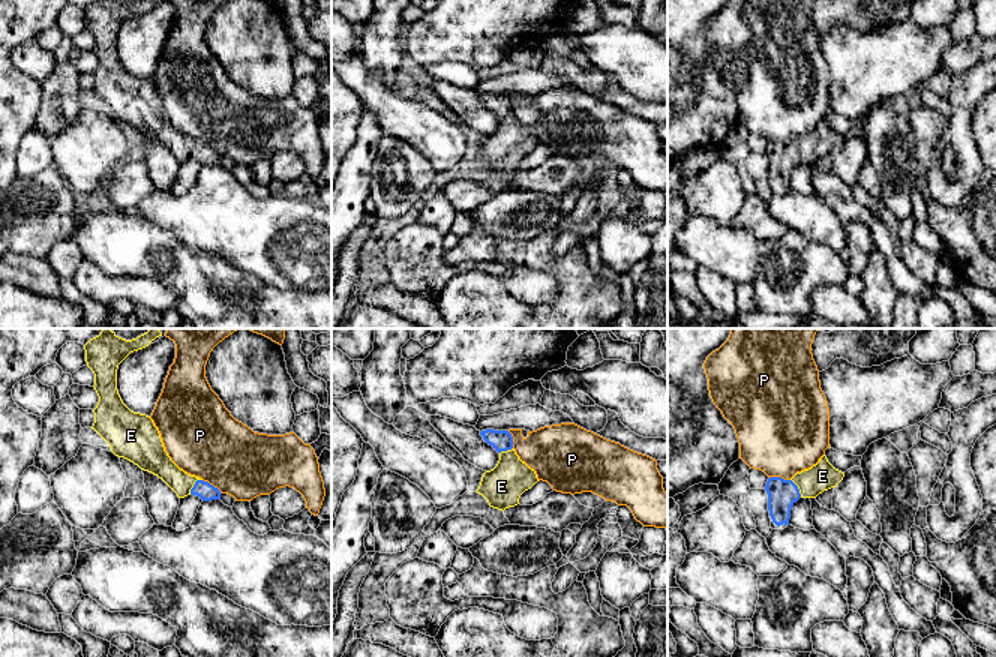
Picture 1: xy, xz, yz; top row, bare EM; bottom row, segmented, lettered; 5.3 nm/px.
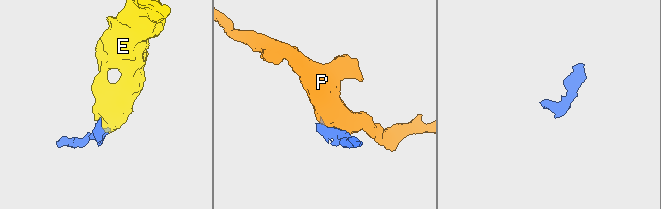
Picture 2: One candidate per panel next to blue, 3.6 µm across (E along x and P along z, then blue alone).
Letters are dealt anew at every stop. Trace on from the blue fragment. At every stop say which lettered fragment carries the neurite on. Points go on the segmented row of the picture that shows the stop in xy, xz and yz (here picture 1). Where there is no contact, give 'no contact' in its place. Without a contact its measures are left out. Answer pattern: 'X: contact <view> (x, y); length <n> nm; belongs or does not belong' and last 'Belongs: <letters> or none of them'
E: contact xy (194, 485); length 100 nm; belongs
P: contact yz (780, 477); length 110 nm; does not belong
Belongs: E

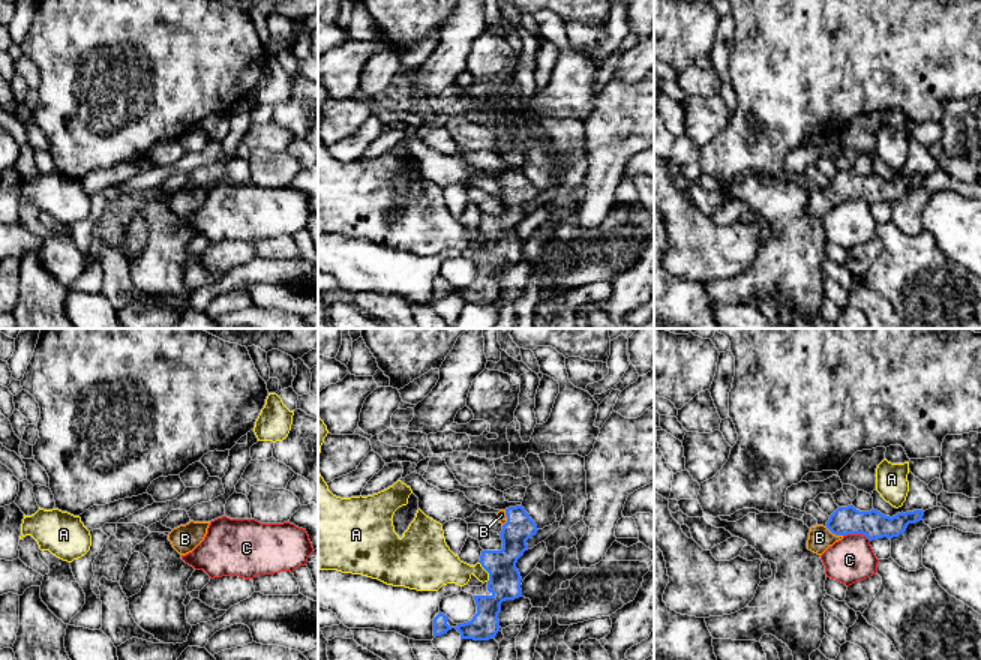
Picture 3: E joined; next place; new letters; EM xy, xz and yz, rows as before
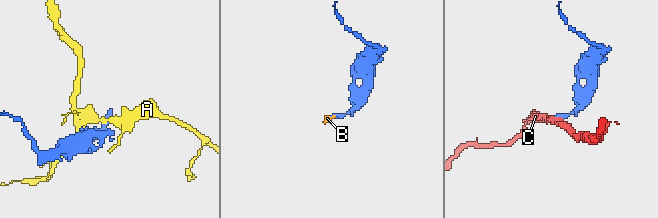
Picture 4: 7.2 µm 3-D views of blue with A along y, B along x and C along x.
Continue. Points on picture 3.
A: contact xz (486, 570); length 120 nm; does not belong
B: contact yz (834, 533); length 110 nm; belongs
C: contact yz (857, 533); length 160 nm; does not belong
Belongs: B

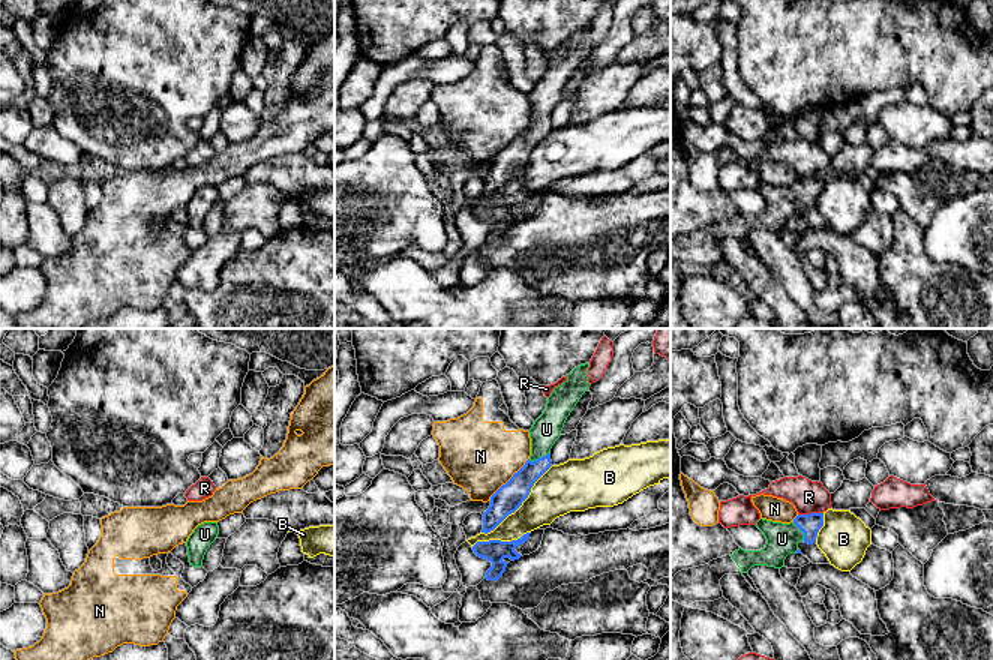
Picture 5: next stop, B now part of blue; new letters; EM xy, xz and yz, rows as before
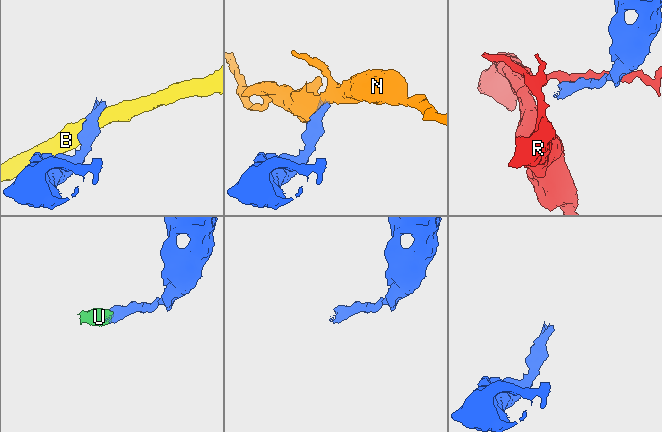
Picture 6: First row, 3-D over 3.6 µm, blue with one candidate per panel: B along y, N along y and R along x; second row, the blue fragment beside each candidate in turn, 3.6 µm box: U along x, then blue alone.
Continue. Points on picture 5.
B: contact xz (521, 504); length 550 nm; does not belong
N: contact xz (510, 479); length 320 nm; does not belong
R: contact yz (810, 513); length 140 nm; does not belong
U: contact xz (539, 458); length 120 nm; belongs
Belongs: U

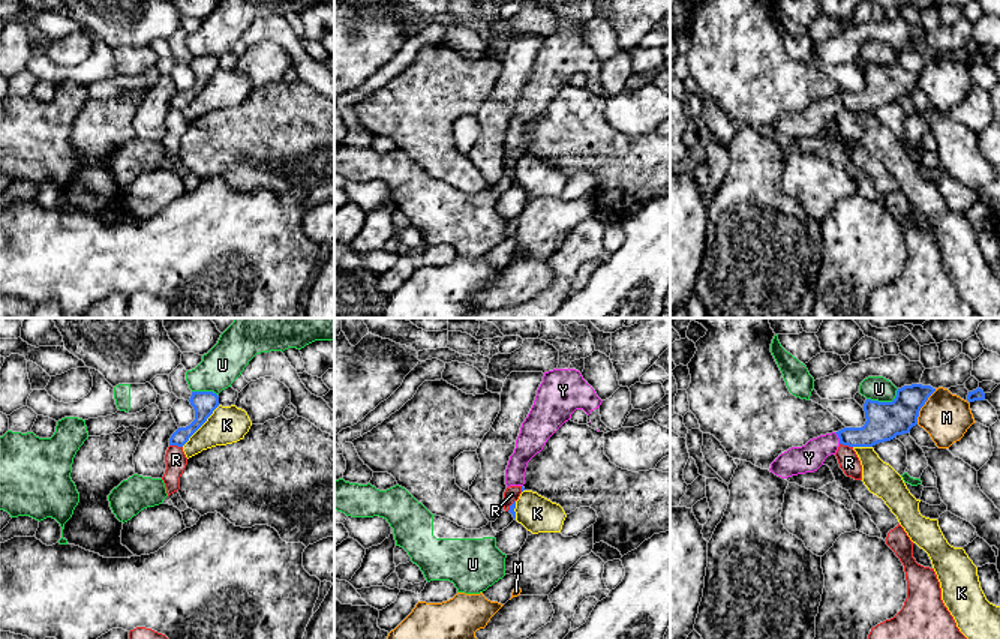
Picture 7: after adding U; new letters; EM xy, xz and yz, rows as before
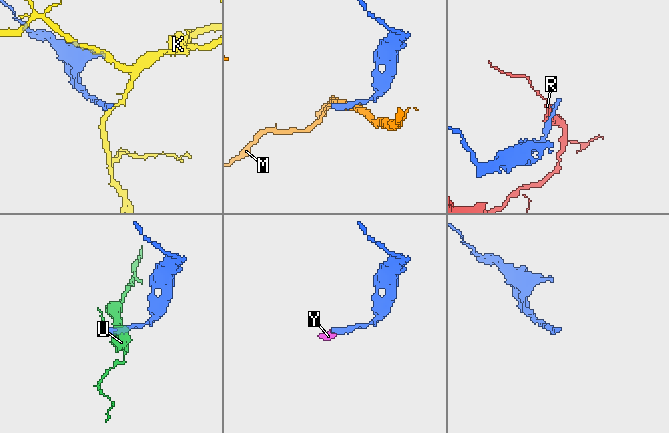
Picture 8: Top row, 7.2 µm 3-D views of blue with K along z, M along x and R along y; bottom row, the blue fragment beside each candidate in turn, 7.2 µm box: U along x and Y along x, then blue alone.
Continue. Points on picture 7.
K: contact xy (201, 425); length 300 nm; does not belong
M: contact yz (922, 405); length 220 nm; does not belong
R: contact xy (176, 444); length 70 nm; does not belong
U: contact yz (885, 402); length 190 nm; does not belong
Y: contact yz (838, 437); length 70 nm; belongs
Belongs: Y

